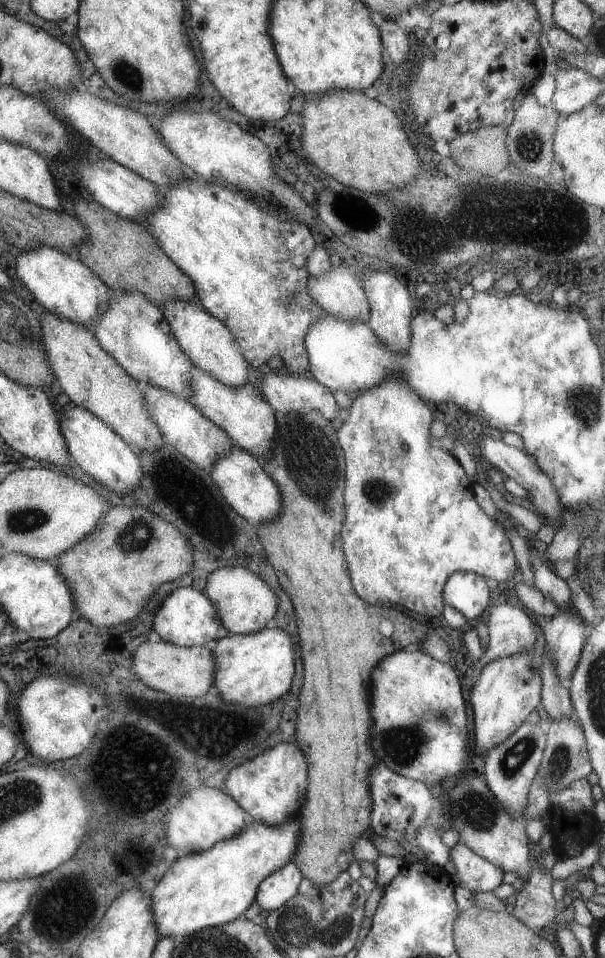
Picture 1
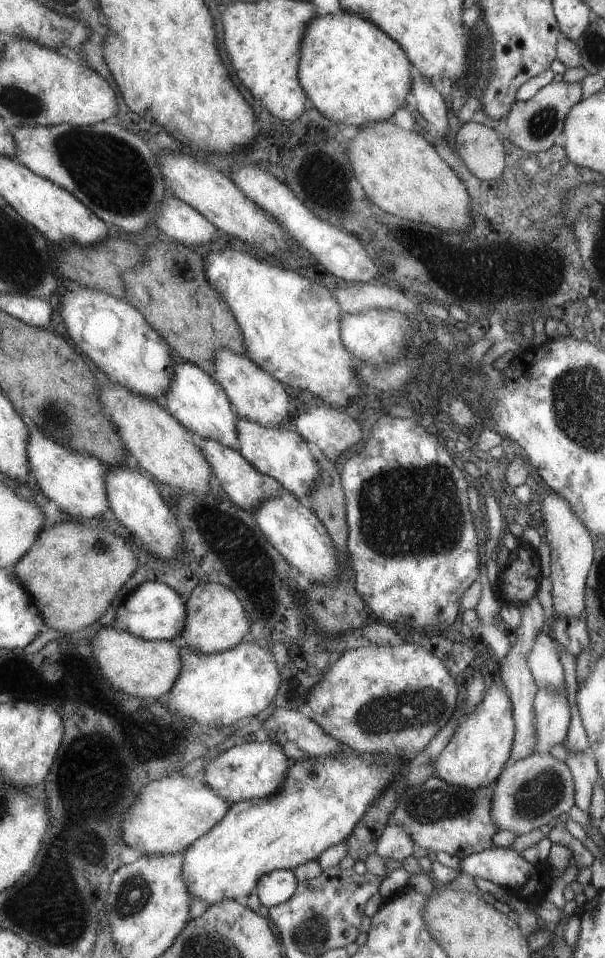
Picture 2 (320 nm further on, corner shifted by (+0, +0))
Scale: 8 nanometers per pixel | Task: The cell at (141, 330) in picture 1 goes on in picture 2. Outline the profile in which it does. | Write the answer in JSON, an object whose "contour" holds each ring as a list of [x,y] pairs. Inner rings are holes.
{"contour":[[[176,356],[176,375],[163,402],[169,412],[192,431],[197,438],[213,439],[240,451],[237,421],[240,417],[226,393],[225,387],[195,363]]]}

